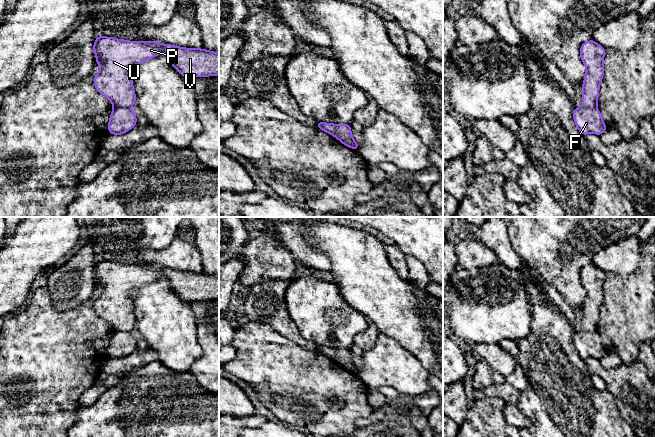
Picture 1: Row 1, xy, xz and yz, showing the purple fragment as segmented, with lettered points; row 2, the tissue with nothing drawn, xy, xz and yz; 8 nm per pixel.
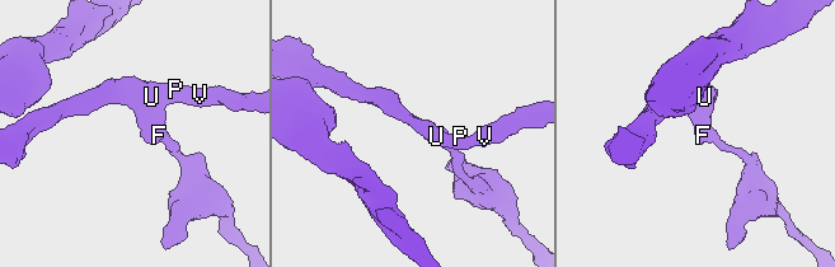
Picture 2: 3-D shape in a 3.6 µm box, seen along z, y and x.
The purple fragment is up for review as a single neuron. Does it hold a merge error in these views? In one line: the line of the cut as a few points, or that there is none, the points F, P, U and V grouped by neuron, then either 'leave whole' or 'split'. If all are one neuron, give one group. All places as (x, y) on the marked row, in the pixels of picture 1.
xy (114, 106), (129, 108) | F / P U V | split

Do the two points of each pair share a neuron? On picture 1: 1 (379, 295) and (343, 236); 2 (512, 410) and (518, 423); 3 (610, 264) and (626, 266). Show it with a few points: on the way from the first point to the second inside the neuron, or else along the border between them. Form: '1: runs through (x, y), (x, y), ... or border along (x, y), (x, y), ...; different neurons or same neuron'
1: runs through (366, 280), (358, 259), (350, 251); same neuron
2: runs through (512, 413), (517, 420); same neuron
3: runs through (614, 264), (622, 264); same neuron

